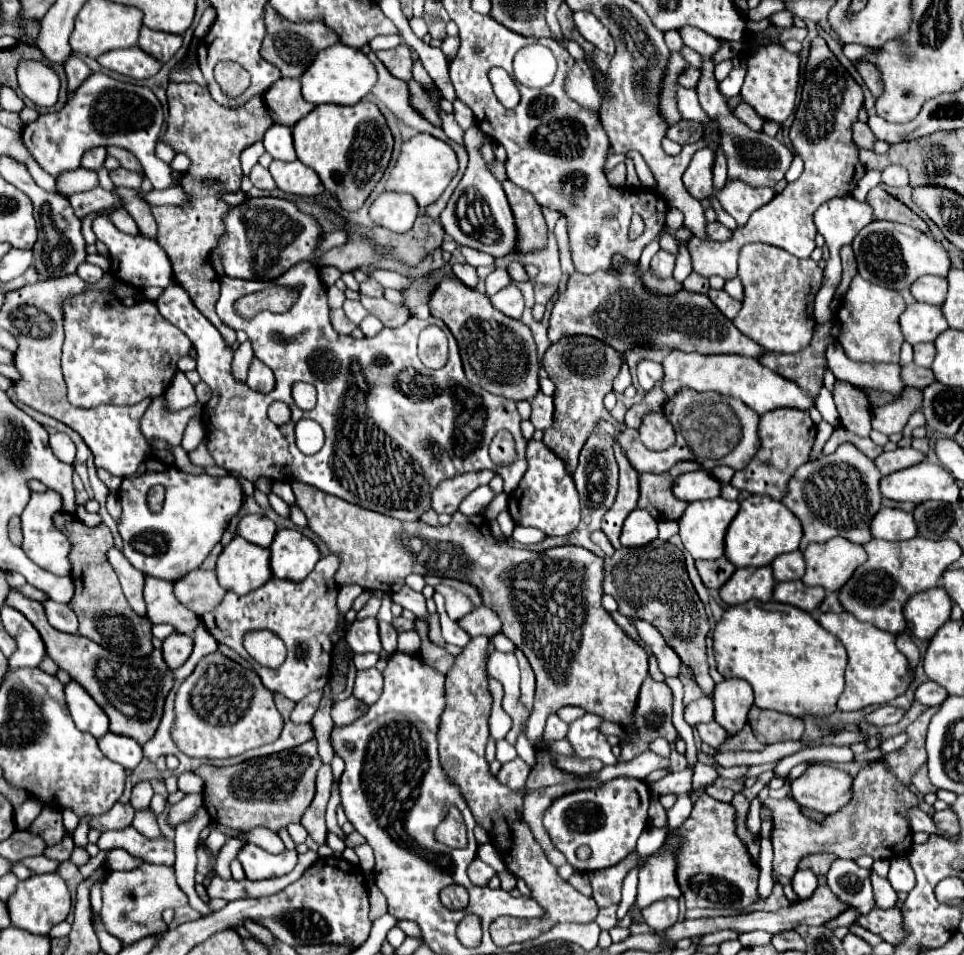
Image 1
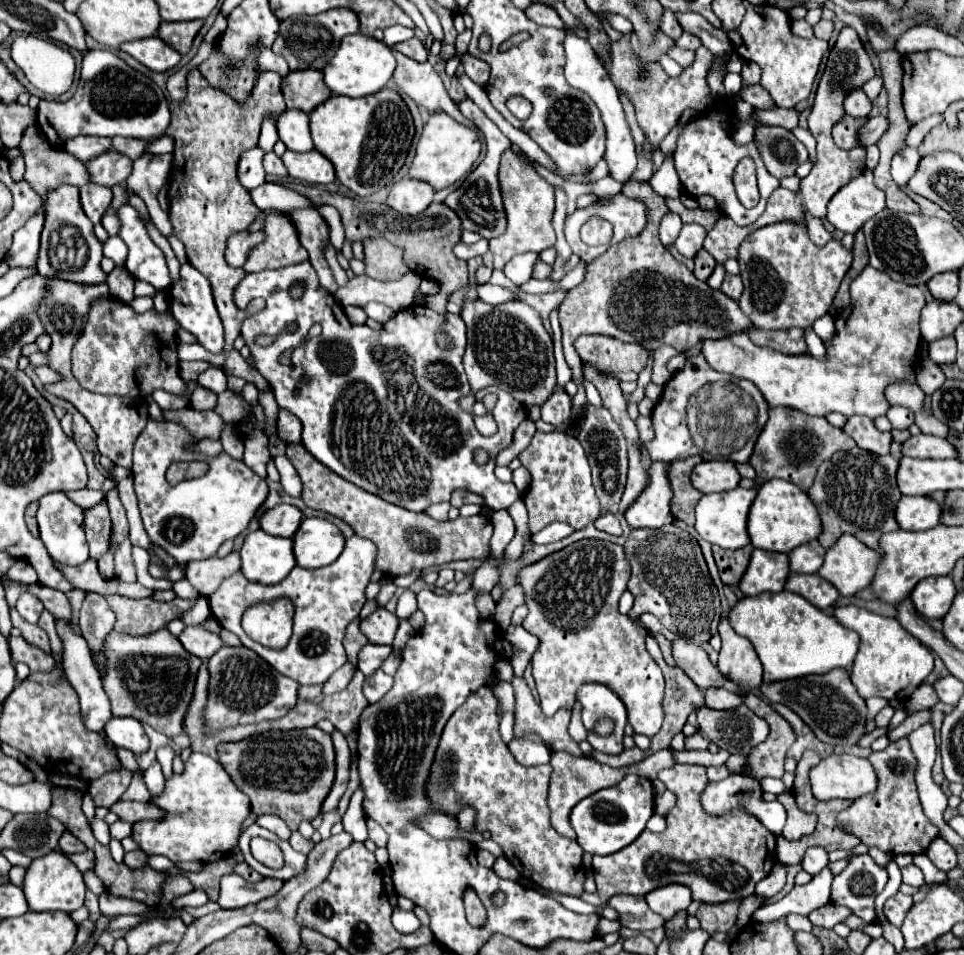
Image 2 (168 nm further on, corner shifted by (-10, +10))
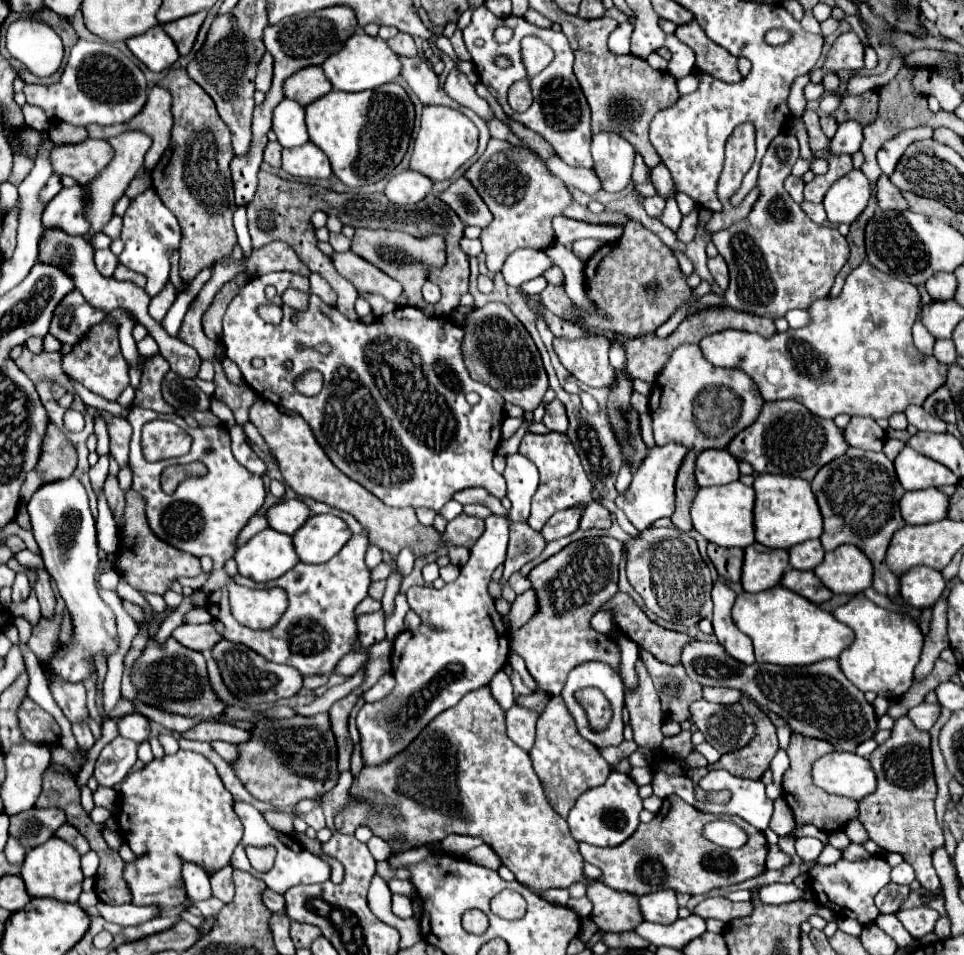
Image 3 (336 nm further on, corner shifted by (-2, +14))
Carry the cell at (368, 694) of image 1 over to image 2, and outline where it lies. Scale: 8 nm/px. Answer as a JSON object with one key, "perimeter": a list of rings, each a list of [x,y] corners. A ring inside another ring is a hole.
{"perimeter":[[[379,668],[375,674],[371,674],[371,676],[365,678],[363,694],[365,694],[365,698],[367,698],[369,702],[377,702],[377,700],[381,700],[381,698],[391,690],[391,686],[393,686],[393,678],[387,676],[387,674]]]}

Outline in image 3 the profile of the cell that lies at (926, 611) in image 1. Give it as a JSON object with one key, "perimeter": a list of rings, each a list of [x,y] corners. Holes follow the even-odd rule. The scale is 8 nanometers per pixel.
{"perimeter":[[[915,566],[909,568],[899,578],[899,594],[905,600],[905,604],[923,610],[931,608],[935,600],[939,600],[941,592],[945,588],[945,580],[941,572],[927,568],[927,566]]]}

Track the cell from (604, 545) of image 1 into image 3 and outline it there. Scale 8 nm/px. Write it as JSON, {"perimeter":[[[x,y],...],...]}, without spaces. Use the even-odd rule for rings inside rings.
{"perimeter":[[[589,502],[581,516],[581,528],[589,530],[589,528],[609,528],[609,526],[611,526],[609,510],[597,502]]]}

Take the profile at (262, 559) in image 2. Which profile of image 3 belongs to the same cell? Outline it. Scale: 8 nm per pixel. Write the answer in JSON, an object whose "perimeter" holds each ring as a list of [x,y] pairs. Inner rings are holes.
{"perimeter":[[[267,528],[237,550],[235,562],[241,576],[255,582],[269,582],[291,570],[299,562],[299,556],[289,534]]]}

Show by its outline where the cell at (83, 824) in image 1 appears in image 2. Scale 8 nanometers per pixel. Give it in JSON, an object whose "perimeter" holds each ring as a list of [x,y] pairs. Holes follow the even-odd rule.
{"perimeter":[[[121,768],[119,772],[109,772],[103,776],[103,780],[95,780],[95,784],[89,784],[89,794],[97,808],[111,808],[121,794],[127,790],[131,782],[131,772]]]}

